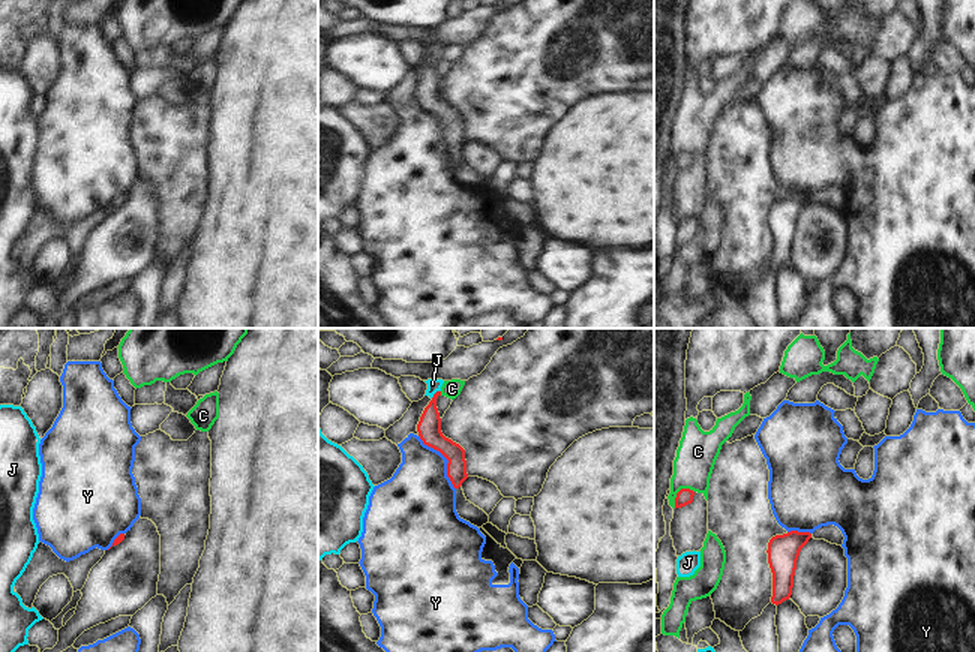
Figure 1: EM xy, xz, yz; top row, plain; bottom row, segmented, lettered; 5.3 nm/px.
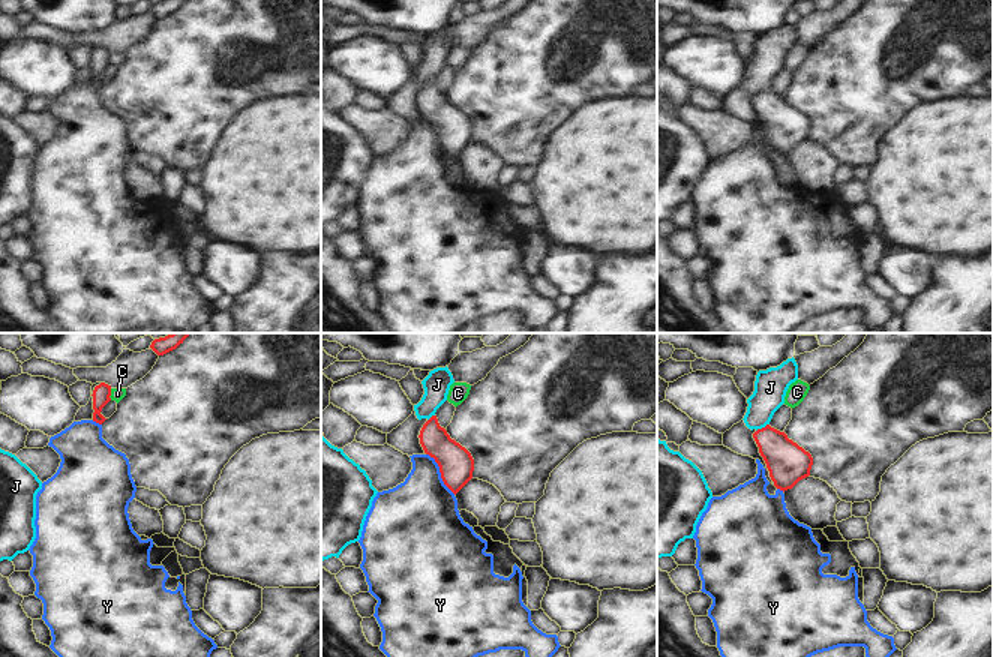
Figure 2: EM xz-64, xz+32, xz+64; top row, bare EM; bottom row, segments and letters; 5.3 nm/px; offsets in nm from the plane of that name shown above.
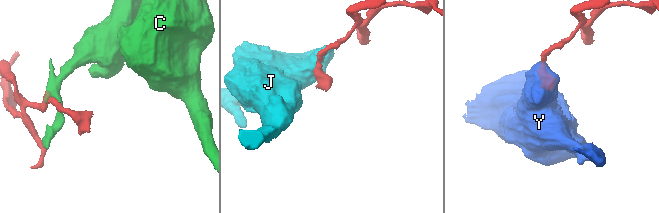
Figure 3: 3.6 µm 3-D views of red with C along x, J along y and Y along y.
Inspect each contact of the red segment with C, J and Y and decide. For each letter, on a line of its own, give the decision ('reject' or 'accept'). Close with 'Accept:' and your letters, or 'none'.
C: reject
J: reject
Y: reject
Accept: none

